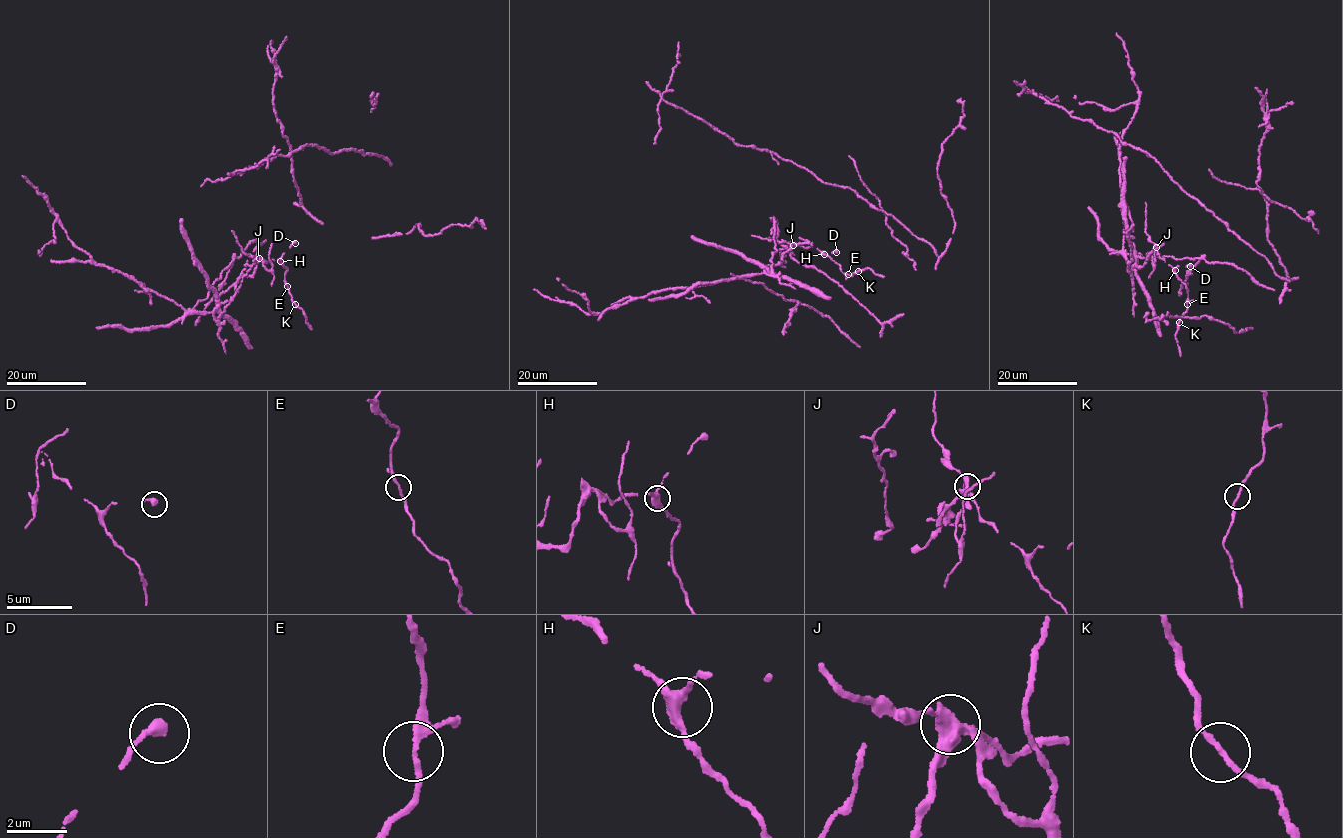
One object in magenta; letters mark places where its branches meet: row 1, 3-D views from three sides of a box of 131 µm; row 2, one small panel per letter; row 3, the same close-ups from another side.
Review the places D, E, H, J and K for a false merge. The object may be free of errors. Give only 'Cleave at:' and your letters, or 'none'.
Cleave at: J

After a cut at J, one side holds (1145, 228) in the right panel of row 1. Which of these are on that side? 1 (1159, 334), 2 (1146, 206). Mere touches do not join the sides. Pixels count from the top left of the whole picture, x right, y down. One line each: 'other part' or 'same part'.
1: other part
2: same part

